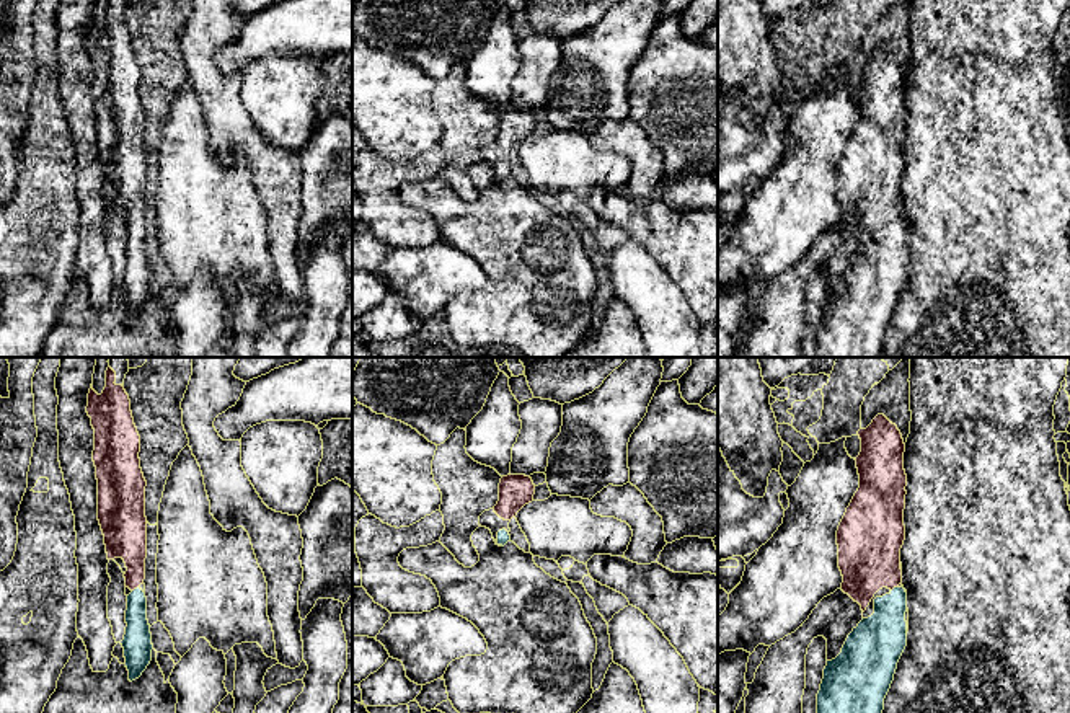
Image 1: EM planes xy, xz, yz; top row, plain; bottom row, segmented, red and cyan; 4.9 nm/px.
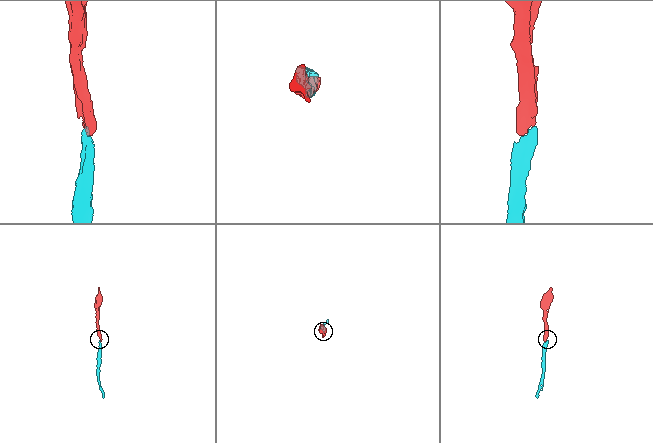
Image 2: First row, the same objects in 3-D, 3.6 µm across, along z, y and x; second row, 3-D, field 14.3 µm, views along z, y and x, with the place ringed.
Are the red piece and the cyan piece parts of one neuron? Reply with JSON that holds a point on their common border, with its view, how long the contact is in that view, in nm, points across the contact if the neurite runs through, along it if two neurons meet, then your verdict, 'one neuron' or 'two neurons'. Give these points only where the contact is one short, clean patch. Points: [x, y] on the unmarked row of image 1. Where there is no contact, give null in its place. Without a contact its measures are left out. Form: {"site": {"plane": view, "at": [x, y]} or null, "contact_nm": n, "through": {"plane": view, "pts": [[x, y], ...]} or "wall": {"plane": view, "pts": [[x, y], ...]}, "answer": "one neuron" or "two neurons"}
{"site": {"plane": "xy", "at": [134, 222]}, "contact_nm": 40, "through": {"plane": "xy", "pts": [[126, 173], [134, 186], [134, 222], [137, 273]]}, "answer": "one neuron"}

